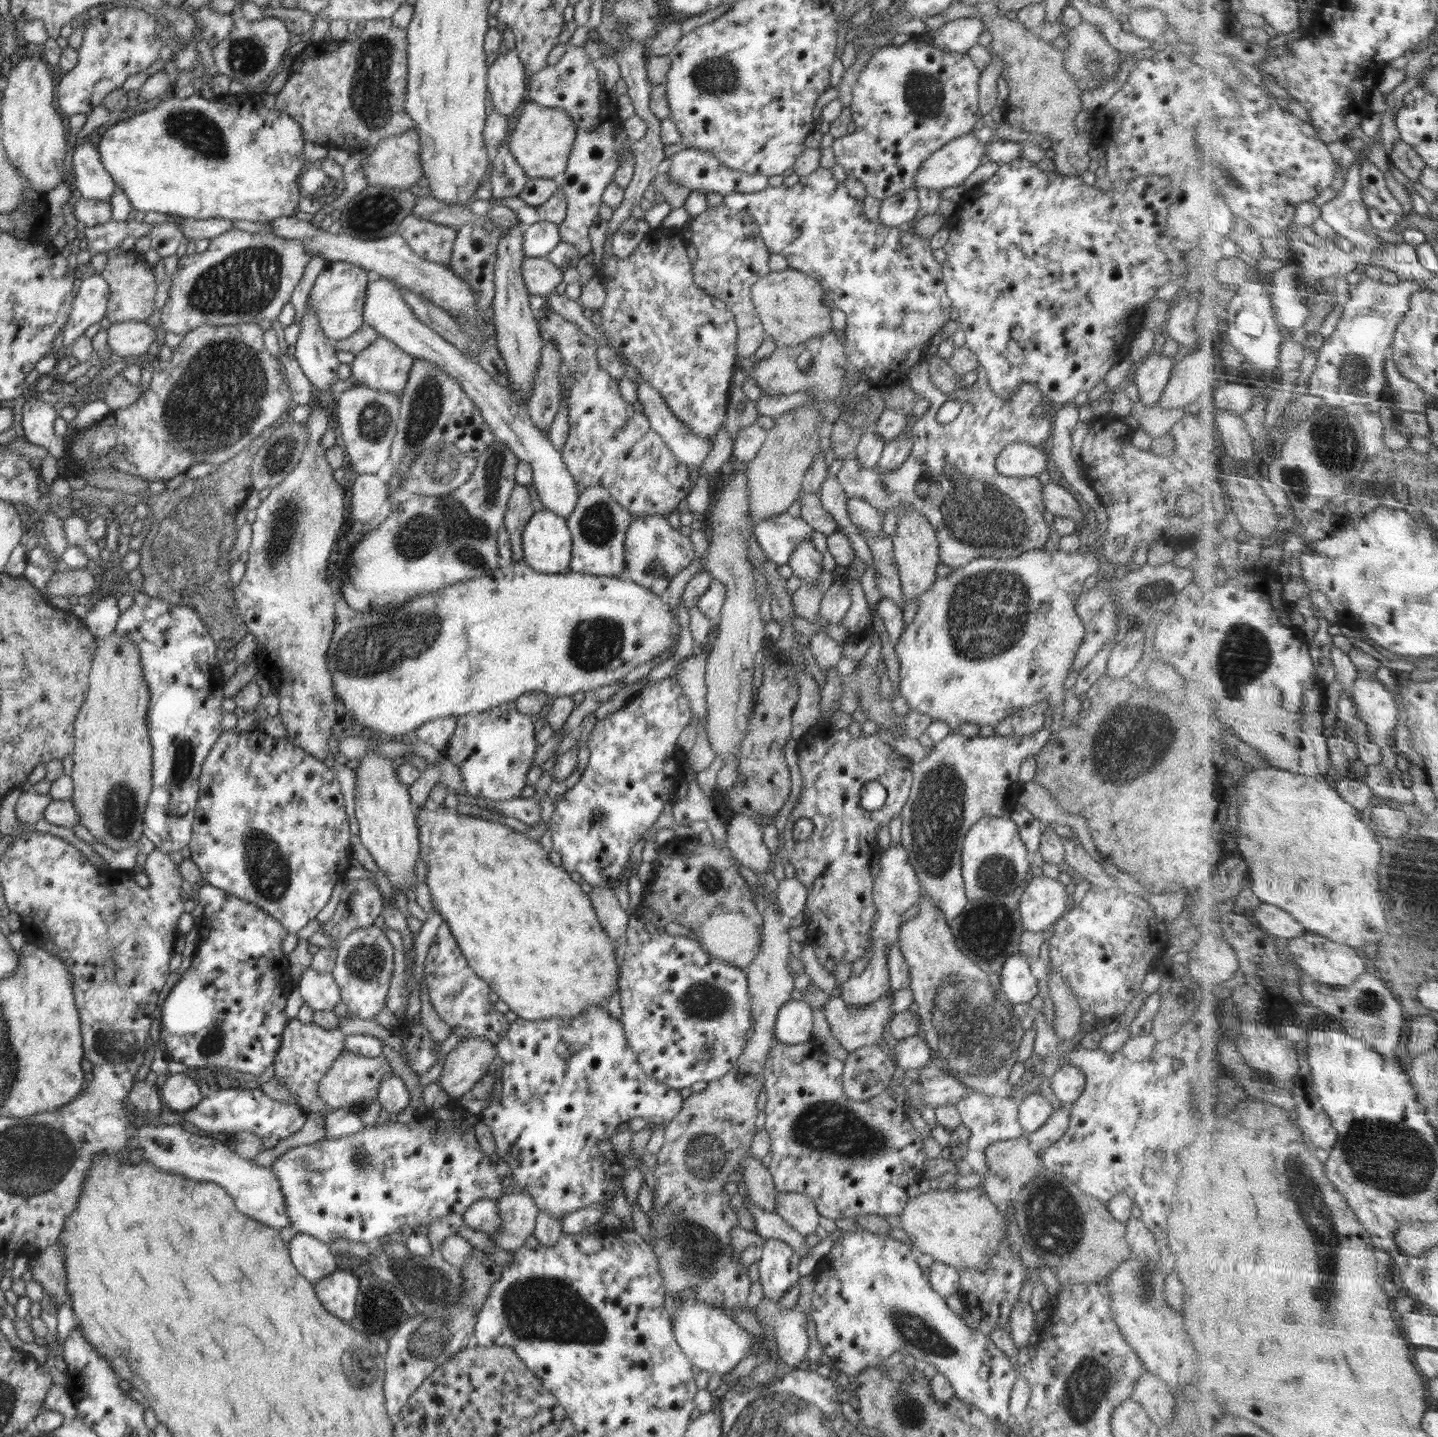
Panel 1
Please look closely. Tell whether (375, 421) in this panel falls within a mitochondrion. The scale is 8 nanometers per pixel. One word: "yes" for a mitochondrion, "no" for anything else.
yes

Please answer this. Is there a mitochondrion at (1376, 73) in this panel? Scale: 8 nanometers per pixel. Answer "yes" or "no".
no

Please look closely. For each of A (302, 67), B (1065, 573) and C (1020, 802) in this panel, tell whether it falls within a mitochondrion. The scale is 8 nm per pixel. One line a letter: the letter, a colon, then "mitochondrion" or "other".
A: other
B: other
C: other

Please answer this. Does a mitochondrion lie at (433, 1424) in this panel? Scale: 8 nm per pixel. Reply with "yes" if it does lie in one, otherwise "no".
no

